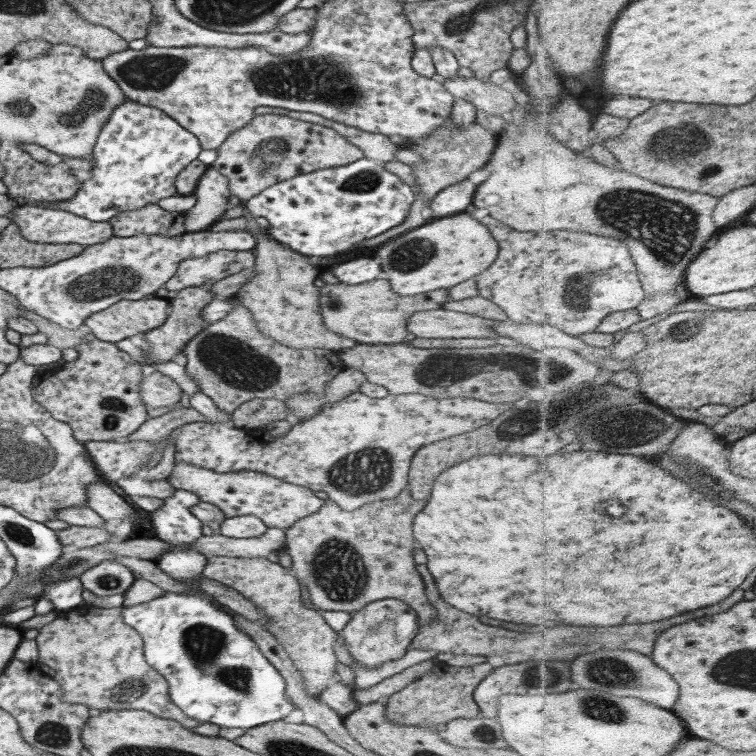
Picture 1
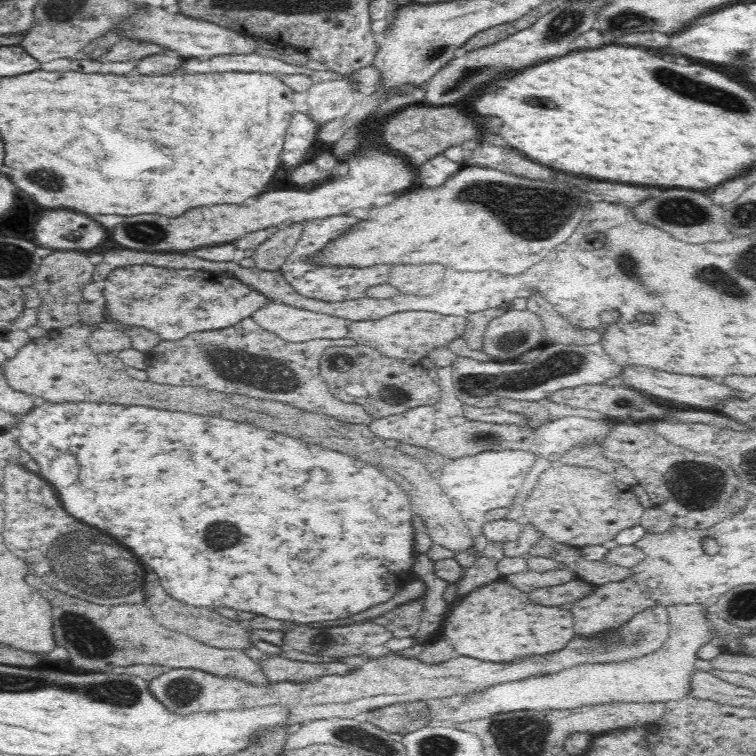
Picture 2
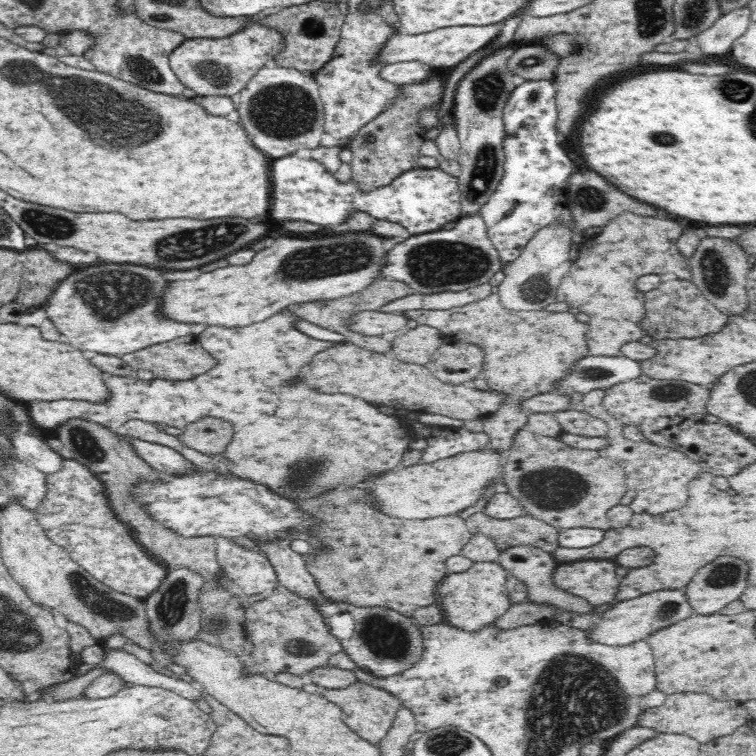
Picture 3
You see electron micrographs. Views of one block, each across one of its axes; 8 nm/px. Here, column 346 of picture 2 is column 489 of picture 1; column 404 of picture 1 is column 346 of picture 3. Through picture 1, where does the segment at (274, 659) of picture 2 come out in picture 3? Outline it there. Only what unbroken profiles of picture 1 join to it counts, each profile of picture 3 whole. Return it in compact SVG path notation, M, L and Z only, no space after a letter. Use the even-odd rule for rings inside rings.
M354 681L343 689L319 688L320 695L330 702L337 704L342 709L342 718L358 737L368 743L377 745L387 736L387 732L396 718L402 701L384 689L378 689L364 681Z

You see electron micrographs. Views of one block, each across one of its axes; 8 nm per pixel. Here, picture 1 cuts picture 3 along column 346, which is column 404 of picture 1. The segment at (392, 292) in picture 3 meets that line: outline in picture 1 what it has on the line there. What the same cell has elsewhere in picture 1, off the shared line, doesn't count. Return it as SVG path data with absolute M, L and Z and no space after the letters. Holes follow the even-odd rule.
M381 277L370 282L362 284L336 284L327 283L320 288L319 303L321 306L321 313L324 324L328 330L333 333L340 334L341 337L346 337L355 340L360 344L369 345L391 345L405 342L408 333L407 324L408 317L411 317L414 312L430 310L430 308L440 308L448 300L447 295L449 289L438 289L428 291L422 295L400 296L397 292L392 290L388 279Z

